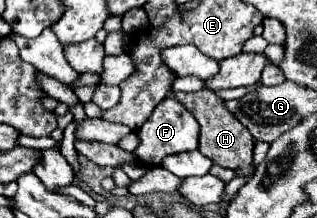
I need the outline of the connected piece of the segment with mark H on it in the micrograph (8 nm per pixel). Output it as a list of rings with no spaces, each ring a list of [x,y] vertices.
[[[206,88],[198,90],[198,92],[192,92],[192,94],[176,92],[174,98],[180,104],[184,104],[184,108],[200,124],[200,146],[198,146],[198,150],[202,154],[206,154],[214,164],[234,170],[238,176],[250,176],[254,172],[254,168],[252,168],[254,138],[248,132],[248,128],[226,110],[226,104],[224,104],[222,98],[218,98],[212,90],[206,90]]]

